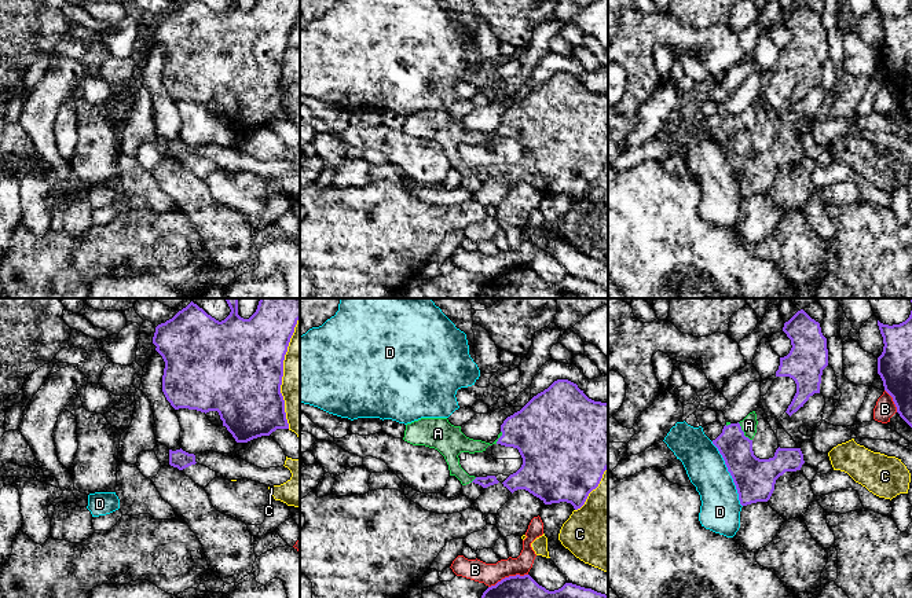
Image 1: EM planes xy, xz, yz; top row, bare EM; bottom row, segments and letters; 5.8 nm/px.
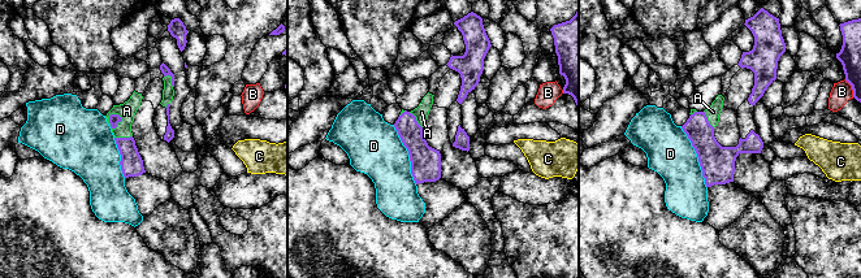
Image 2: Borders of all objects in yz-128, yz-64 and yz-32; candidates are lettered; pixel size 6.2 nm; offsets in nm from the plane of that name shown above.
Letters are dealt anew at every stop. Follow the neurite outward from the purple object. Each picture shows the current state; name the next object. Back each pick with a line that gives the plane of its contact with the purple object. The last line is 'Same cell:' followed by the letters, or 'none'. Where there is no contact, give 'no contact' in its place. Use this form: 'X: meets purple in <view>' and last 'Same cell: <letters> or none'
A: meets purple in yz
Same cell: A

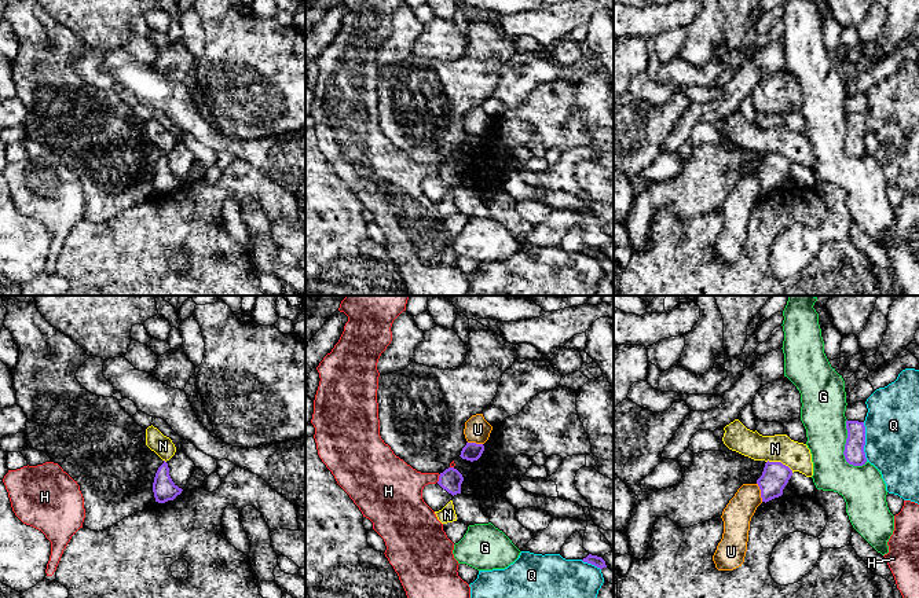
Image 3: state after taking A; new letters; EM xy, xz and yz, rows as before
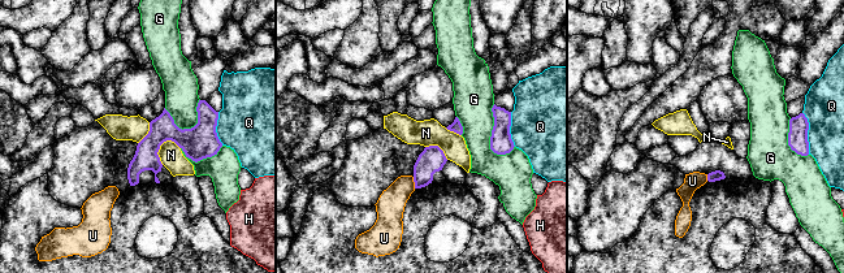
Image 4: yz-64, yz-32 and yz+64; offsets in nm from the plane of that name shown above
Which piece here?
Same cell: none

